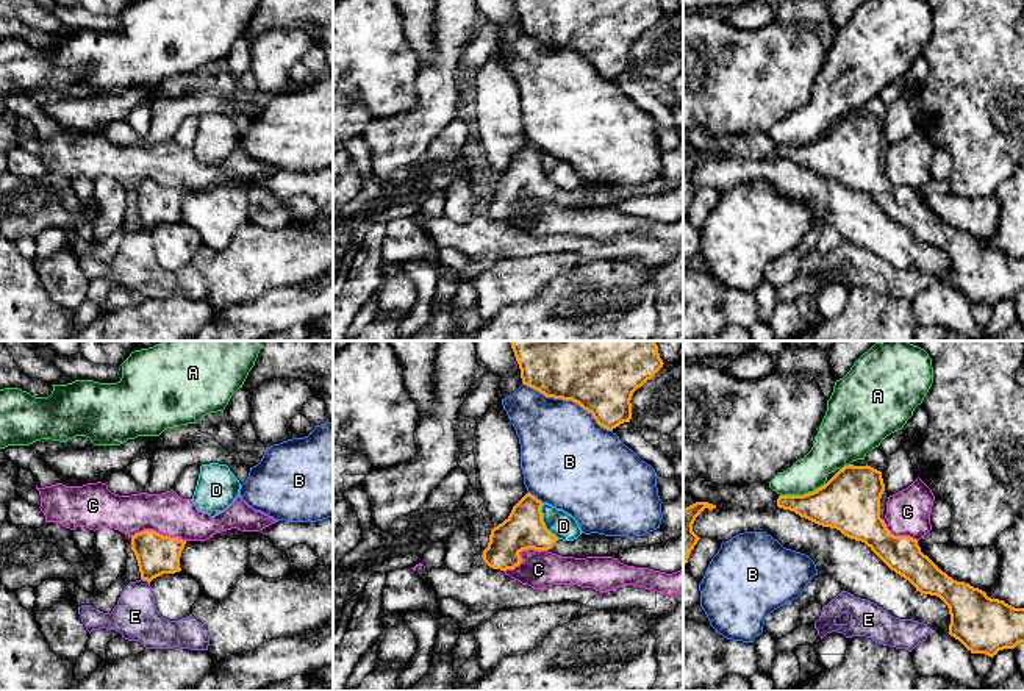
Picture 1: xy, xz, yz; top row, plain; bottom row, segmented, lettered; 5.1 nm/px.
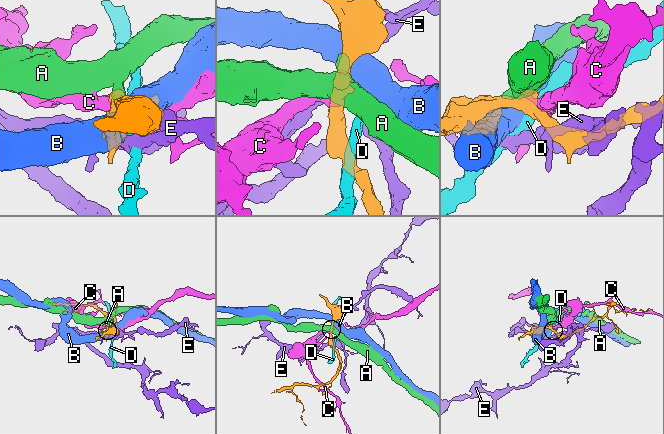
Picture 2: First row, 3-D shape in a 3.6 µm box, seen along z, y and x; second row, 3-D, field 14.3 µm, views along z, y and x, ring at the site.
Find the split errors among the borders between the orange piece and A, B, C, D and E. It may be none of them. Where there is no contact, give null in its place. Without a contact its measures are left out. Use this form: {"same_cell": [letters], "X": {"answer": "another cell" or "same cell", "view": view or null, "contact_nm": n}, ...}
{"same_cell": [], "A": {"answer": "another cell", "view": "yz", "contact_nm": 240}, "B": {"answer": "another cell", "view": "xz", "contact_nm": 550}, "C": {"answer": "another cell", "view": "xz", "contact_nm": 260}, "D": {"answer": "another cell", "view": "xz", "contact_nm": 200}, "E": {"answer": "another cell", "view": "xy", "contact_nm": 60}}

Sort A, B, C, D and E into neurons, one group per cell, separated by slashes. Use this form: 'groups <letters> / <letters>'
groups A / B / C / D / E

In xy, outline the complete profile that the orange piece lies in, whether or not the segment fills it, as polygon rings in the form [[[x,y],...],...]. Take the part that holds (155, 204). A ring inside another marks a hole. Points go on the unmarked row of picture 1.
[[[144,180],[131,186],[141,228],[149,233],[163,225],[180,222],[180,206],[186,191]]]

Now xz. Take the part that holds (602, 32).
[[[513,0],[522,33],[572,50],[613,80],[632,69],[632,45],[661,17],[658,0]]]

